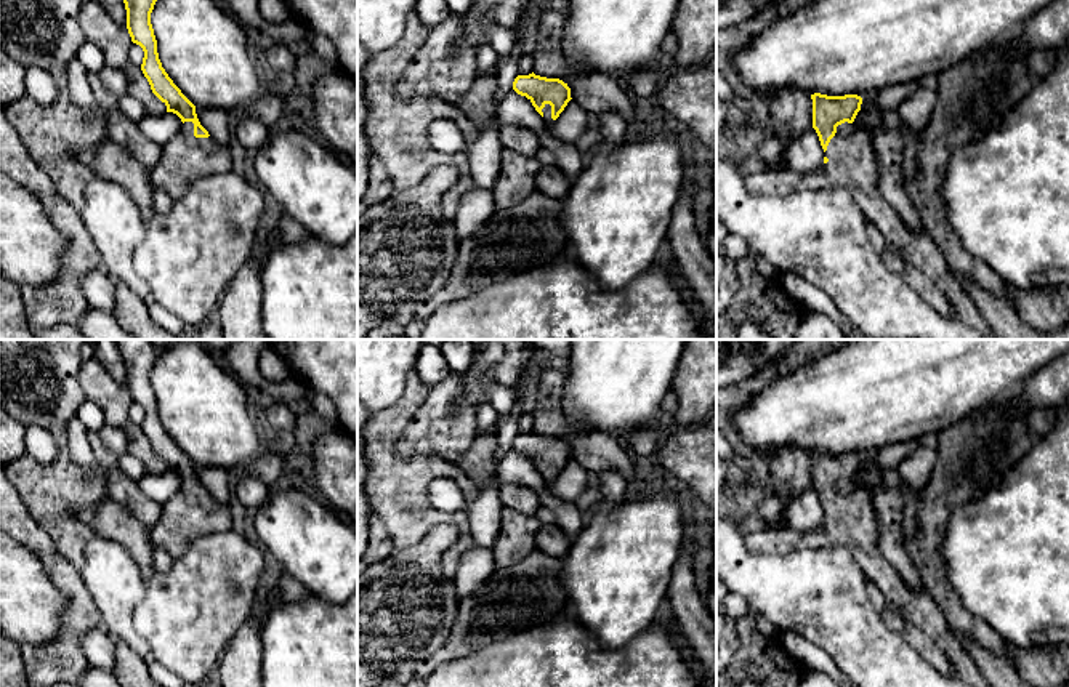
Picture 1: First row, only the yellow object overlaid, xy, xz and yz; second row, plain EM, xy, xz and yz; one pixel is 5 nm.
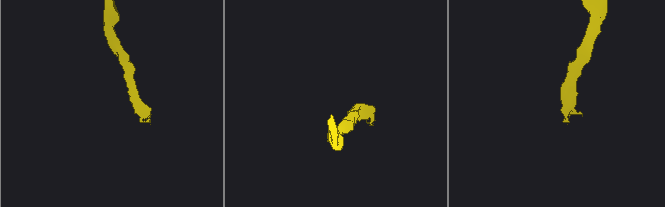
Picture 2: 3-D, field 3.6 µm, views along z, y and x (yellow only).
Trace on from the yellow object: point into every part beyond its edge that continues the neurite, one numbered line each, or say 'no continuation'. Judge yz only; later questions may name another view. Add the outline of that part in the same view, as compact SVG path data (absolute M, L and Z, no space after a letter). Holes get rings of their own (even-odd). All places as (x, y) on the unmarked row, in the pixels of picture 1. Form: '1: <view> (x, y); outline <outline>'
1: yz (851, 514); outline M848 480L838 484L825 516L827 522L808 532L793 528L755 532L745 536L747 549L785 556L798 549L846 546L861 564L865 578L885 596L886 607L931 637L946 653L954 674L973 687L989 687L971 655L954 636L939 605L925 591L914 591L883 557L870 488Z

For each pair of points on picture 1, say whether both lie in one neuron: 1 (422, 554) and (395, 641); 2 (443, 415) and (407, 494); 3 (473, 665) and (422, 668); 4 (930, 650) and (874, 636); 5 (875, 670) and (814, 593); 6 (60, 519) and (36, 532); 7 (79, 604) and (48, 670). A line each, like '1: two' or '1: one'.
1: one
2: two
3: two
4: two
5: one
6: two
7: one

